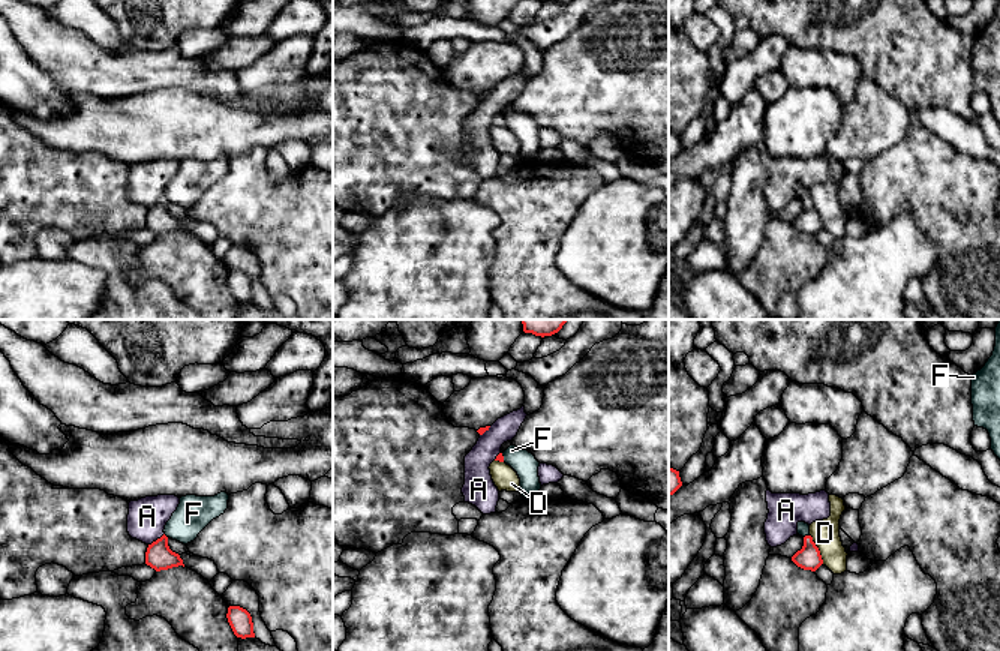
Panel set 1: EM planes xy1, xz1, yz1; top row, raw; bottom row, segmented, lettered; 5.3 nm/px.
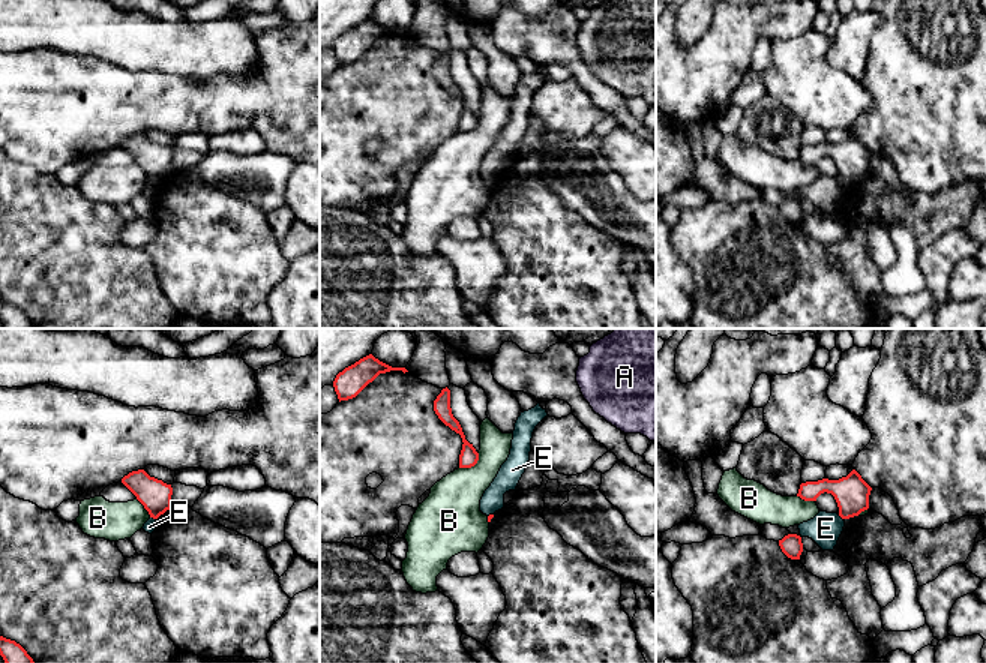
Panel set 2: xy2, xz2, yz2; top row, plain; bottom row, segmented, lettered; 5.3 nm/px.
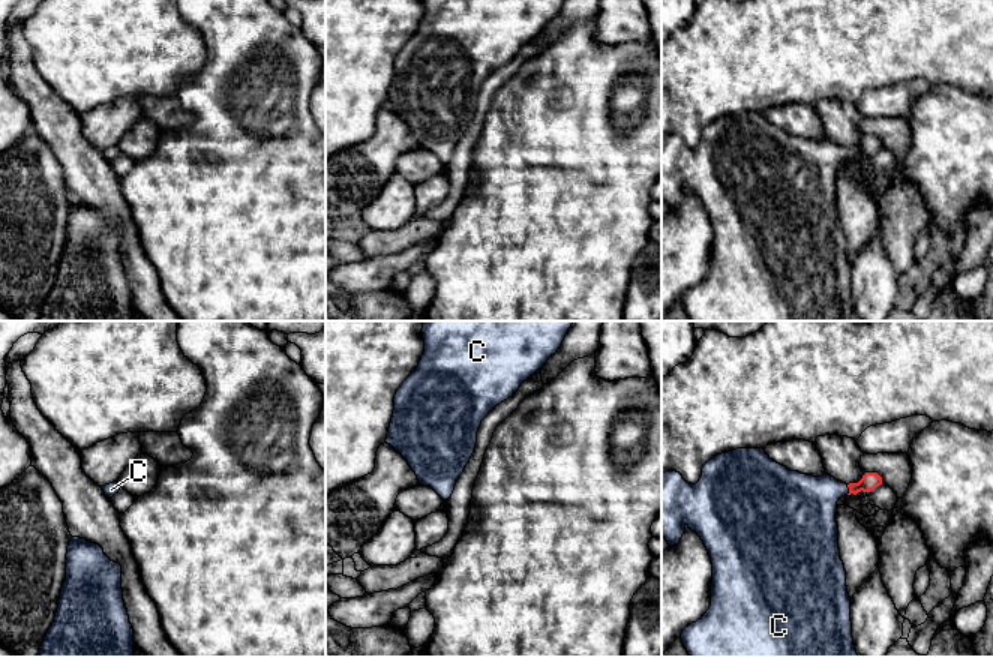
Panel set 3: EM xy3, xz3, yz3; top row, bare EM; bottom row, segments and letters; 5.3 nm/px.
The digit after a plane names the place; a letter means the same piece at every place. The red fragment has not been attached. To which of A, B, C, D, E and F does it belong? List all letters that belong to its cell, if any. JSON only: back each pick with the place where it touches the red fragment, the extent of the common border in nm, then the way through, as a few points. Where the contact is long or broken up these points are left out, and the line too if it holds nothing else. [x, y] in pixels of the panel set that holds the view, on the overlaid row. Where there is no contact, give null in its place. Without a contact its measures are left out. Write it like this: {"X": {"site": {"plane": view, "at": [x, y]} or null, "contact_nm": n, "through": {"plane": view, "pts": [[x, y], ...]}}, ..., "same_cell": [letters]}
{"C": {"site": {"plane": "yz3", "at": [849, 489]}, "contact_nm": 60, "through": {"plane": "yz3", "pts": [[870, 480], [866, 485], [849, 489], [827, 489], [806, 506]]}}, "same_cell": ["C"]}

